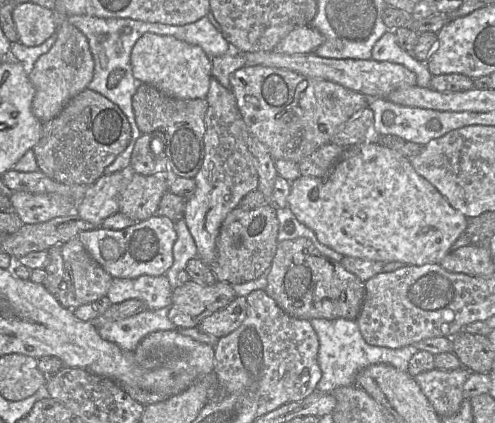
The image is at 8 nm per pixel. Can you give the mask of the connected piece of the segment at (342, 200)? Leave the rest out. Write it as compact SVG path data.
M364 141L358 145L347 147L342 157L335 163L328 175L324 178L300 176L291 182L291 191L288 196L288 208L295 217L310 228L317 239L343 256L381 261L384 263L399 261L406 265L422 266L426 264L439 264L451 251L452 245L464 233L467 227L467 217L454 209L444 196L425 178L420 176L412 167L408 158L399 152L380 146L371 141Z

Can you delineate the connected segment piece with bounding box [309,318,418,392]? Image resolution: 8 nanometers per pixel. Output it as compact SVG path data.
M323 319L309 320L319 340L318 364L322 376L317 385L321 392L332 392L341 386L356 385L356 377L364 368L374 364L389 364L401 371L406 371L410 359L418 349L413 346L392 349L373 346L363 338L356 319Z

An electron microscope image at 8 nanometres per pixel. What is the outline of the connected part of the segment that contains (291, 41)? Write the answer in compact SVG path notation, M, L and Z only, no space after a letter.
M306 25L292 30L273 51L289 55L309 54L313 53L323 42L323 35L311 25Z

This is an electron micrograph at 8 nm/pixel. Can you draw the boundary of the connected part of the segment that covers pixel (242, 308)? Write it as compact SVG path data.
M236 296L228 306L204 318L198 328L204 333L221 338L236 330L246 316L246 297Z

